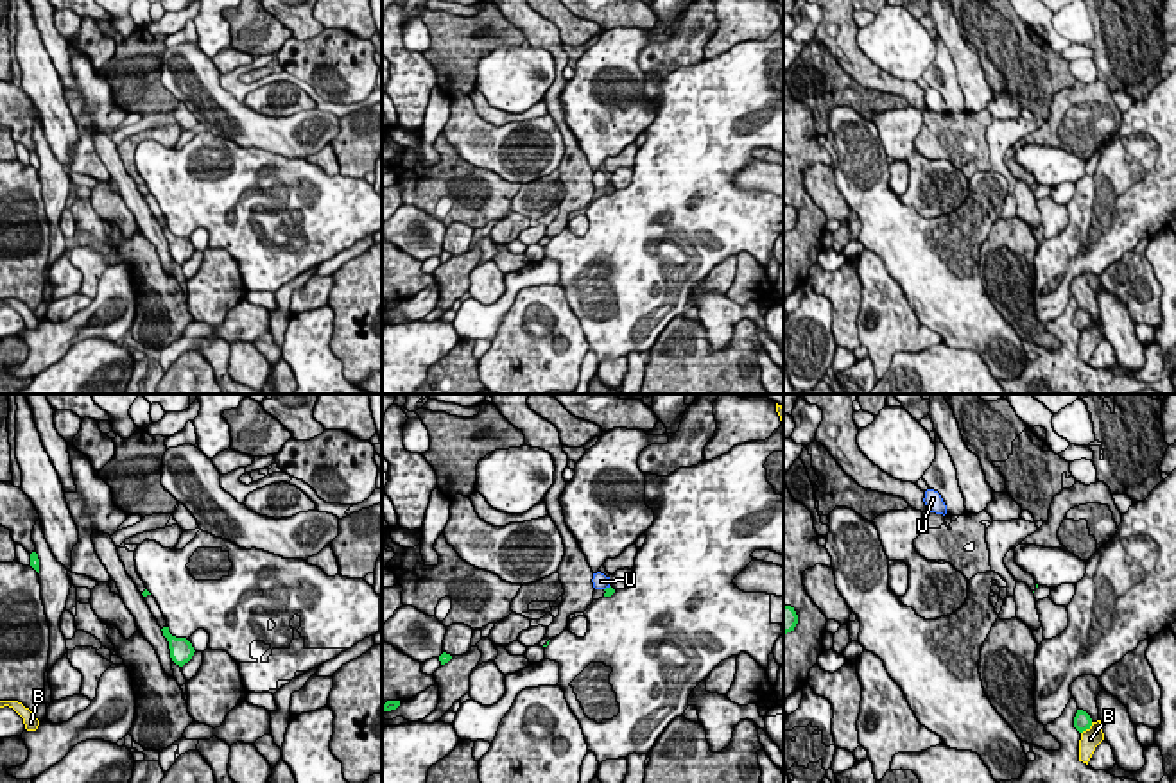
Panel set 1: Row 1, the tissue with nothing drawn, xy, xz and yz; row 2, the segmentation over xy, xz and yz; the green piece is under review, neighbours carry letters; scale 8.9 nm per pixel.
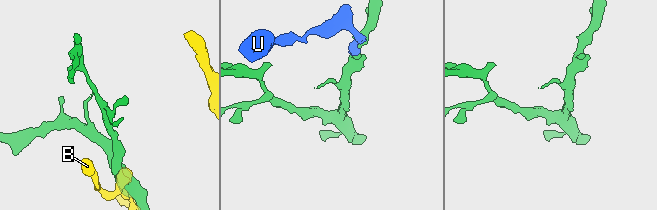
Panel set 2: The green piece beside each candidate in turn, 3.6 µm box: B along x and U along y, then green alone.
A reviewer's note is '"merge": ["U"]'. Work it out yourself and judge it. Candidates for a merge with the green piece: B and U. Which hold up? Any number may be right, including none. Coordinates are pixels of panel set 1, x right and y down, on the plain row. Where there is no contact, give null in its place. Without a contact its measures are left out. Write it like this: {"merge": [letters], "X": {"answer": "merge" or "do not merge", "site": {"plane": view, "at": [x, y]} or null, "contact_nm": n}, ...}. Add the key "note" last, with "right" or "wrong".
{"merge": [], "B": {"answer": "do not merge", "site": {"plane": "yz", "at": [1087, 326]}, "contact_nm": 150}, "U": {"answer": "do not merge", "site": {"plane": "xz", "at": [606, 187]}, "contact_nm": 70}, "note": "wrong"}

